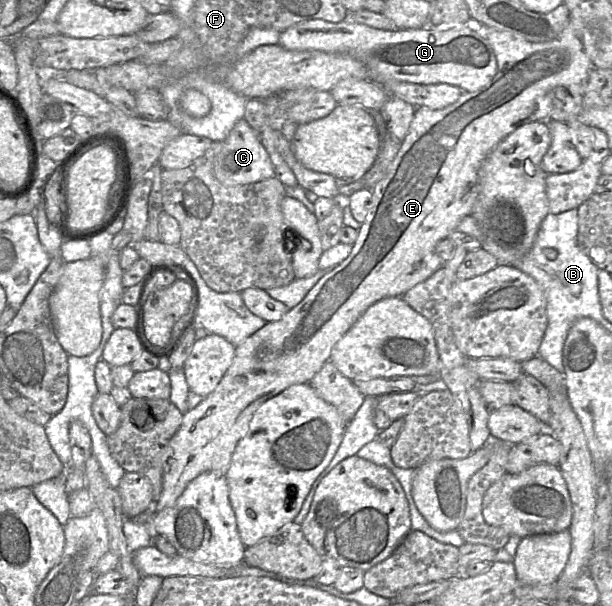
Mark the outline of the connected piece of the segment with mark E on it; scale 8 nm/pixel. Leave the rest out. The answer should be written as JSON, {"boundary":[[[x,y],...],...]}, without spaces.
{"boundary":[[[570,20],[564,31],[554,40],[548,42],[533,43],[515,37],[508,32],[496,30],[486,25],[477,24],[477,32],[488,41],[493,49],[497,60],[497,73],[493,80],[474,92],[463,92],[461,97],[453,104],[439,110],[427,107],[416,107],[414,118],[409,130],[394,160],[388,167],[387,173],[372,188],[372,207],[369,209],[361,228],[358,231],[357,239],[348,257],[341,263],[328,271],[306,294],[304,299],[295,307],[290,309],[280,320],[267,322],[261,329],[245,339],[235,349],[232,364],[224,374],[217,387],[193,409],[183,415],[182,423],[171,438],[164,454],[163,463],[163,485],[162,493],[157,504],[157,511],[172,507],[181,496],[187,485],[200,474],[206,472],[226,473],[234,450],[238,442],[245,436],[249,429],[249,423],[256,410],[268,399],[279,394],[286,388],[302,383],[309,383],[313,376],[322,368],[325,362],[329,361],[332,348],[340,338],[353,326],[359,317],[374,303],[386,298],[403,296],[408,290],[417,284],[427,280],[433,273],[443,266],[444,261],[437,255],[435,248],[439,241],[447,238],[450,233],[457,231],[460,221],[472,213],[474,203],[478,195],[478,171],[492,149],[506,136],[515,131],[518,127],[535,122],[547,121],[550,118],[552,109],[551,91],[558,86],[584,87],[591,71],[593,70],[593,56],[596,46],[596,34],[581,21]]]}

